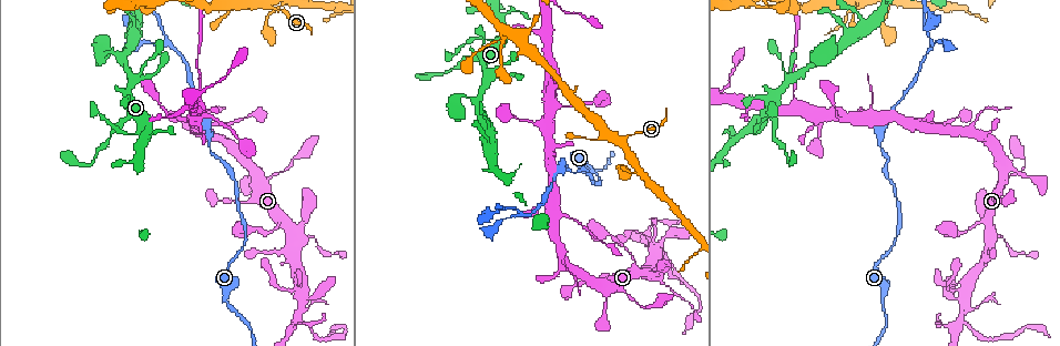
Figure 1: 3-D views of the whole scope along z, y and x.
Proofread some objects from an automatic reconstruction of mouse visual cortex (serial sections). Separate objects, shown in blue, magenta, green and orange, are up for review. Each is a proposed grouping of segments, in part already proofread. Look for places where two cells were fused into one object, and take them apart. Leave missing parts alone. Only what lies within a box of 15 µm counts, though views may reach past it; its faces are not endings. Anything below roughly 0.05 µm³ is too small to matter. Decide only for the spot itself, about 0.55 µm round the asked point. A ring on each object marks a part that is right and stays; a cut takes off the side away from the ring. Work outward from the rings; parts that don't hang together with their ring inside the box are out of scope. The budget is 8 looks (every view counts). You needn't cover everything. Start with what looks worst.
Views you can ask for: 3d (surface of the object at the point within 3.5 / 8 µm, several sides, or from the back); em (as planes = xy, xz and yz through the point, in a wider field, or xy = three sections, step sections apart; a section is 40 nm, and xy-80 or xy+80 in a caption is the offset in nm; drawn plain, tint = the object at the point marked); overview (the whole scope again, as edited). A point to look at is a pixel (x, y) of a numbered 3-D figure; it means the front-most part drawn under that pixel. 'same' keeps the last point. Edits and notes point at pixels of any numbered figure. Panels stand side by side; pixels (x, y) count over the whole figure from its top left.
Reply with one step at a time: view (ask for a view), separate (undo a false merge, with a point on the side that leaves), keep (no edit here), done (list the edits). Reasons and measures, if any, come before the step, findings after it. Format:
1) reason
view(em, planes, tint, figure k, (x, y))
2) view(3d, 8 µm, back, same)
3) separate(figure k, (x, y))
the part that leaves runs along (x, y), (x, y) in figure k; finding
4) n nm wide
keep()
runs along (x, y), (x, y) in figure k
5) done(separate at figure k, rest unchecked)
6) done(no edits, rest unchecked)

thick turns thin
view(3d, 3.5 µm, figure 1, (310, 235))

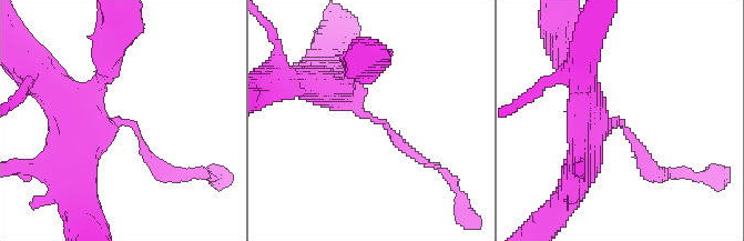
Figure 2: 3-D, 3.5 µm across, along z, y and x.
arms of 150, 500 nm; need the tissue
view(em, xy, step 5, tint, figure 2, (117, 124))

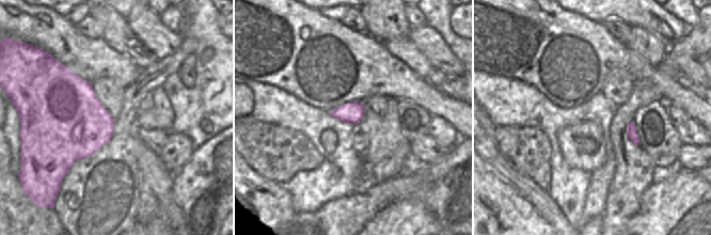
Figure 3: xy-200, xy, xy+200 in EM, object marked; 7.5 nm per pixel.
view(em, xy, step 3, tint, same)

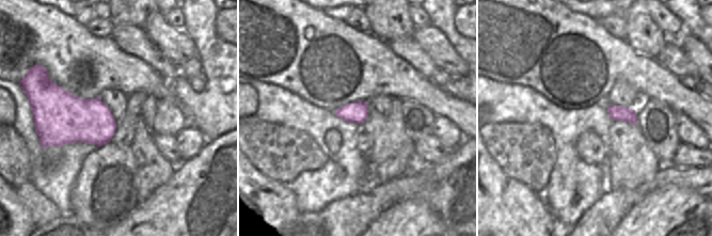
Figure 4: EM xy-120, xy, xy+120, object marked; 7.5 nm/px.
keep()
runs along (312, 83), (346, 94), (410, 151) in figure 2; all the same cell

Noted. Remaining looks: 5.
arms part here
view(3d, 8 µm, figure 1, (927, 9))

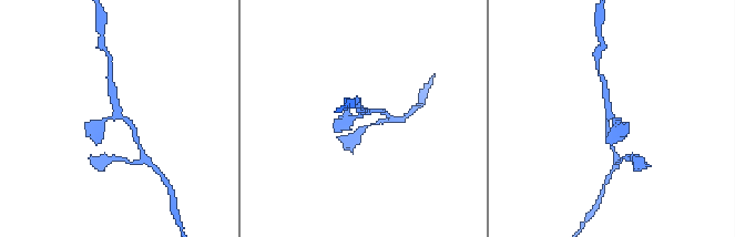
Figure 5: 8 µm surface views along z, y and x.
zoom in
view(3d, 3.5 µm, figure 5, (119, 118))

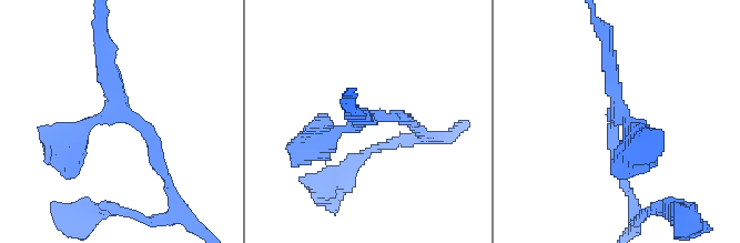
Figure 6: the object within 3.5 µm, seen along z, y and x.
shape alone is not enough
view(em, planes, tint, figure 6, (613, 114))

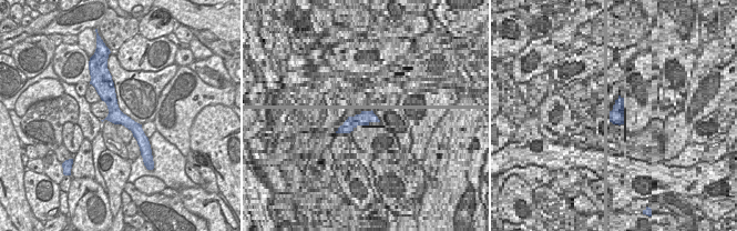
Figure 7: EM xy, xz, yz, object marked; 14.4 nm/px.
arms of 150, 250, 250 nm
keep()
runs along (106, 82), (113, 109), (141, 141) in figure 7; one cell here

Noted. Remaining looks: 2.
done(no edits, rest unchecked)

